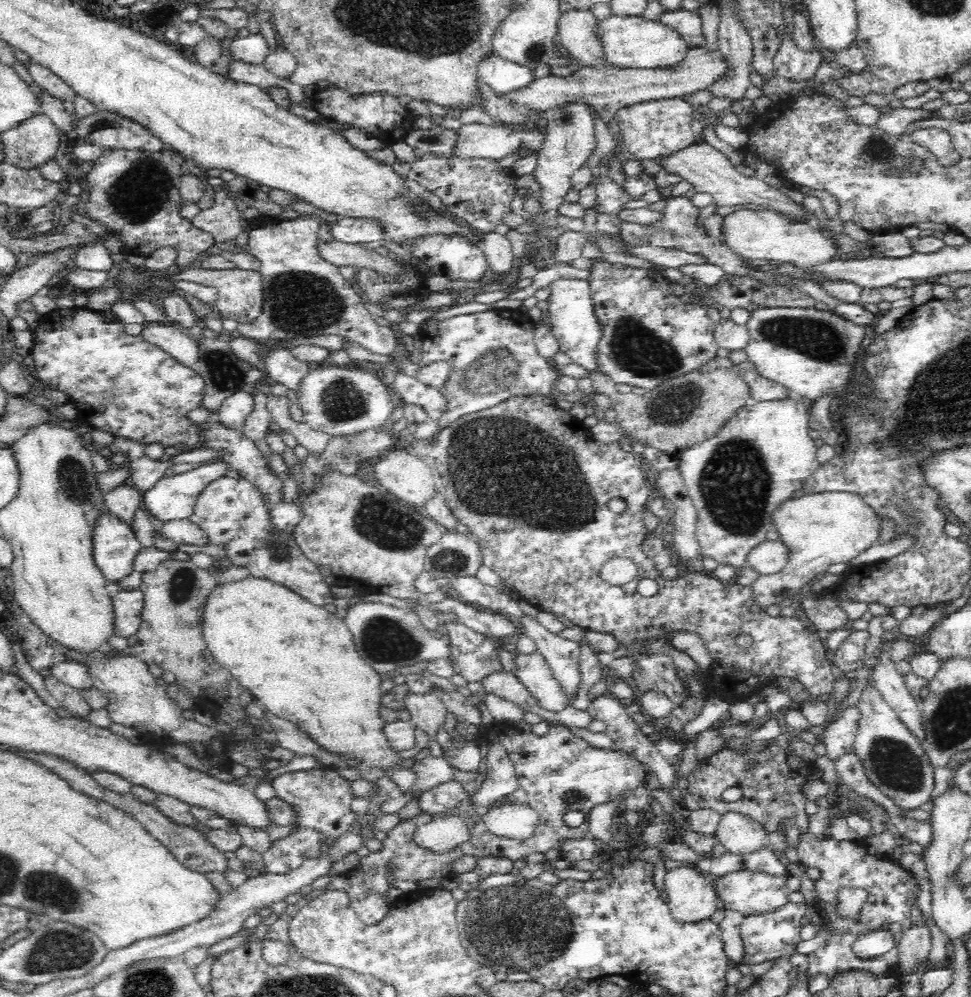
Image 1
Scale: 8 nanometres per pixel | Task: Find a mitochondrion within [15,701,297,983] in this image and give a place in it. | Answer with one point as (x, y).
(57, 950)

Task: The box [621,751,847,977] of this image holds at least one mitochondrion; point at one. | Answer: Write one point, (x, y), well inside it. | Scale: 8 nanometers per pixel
(667, 835)

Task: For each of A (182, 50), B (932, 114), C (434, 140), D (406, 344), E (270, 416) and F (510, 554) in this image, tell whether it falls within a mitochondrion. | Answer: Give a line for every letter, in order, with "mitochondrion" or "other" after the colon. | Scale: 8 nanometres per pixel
A: other
B: other
C: mitochondrion
D: other
E: other
F: other

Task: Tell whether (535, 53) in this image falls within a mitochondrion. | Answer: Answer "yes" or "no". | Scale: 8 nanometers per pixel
yes

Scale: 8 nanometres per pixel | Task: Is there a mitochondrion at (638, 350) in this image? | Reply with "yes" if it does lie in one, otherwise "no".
yes

